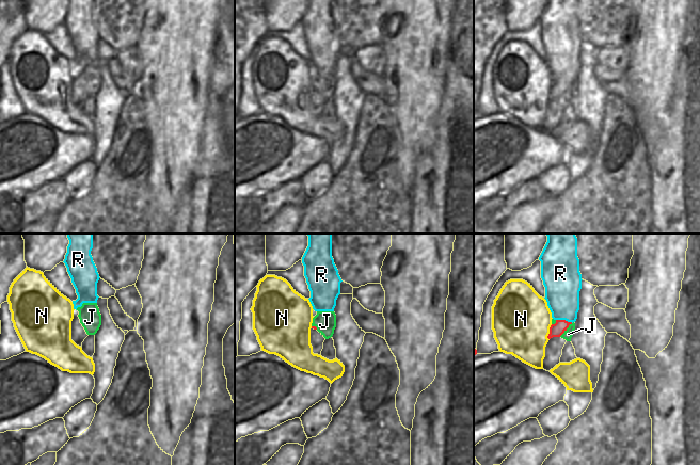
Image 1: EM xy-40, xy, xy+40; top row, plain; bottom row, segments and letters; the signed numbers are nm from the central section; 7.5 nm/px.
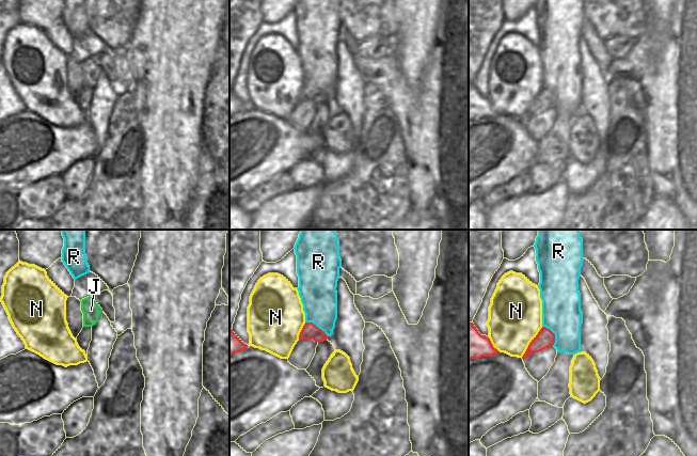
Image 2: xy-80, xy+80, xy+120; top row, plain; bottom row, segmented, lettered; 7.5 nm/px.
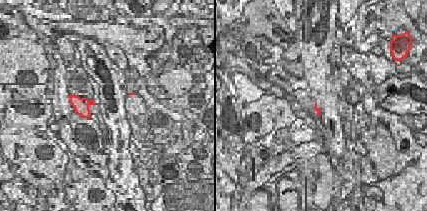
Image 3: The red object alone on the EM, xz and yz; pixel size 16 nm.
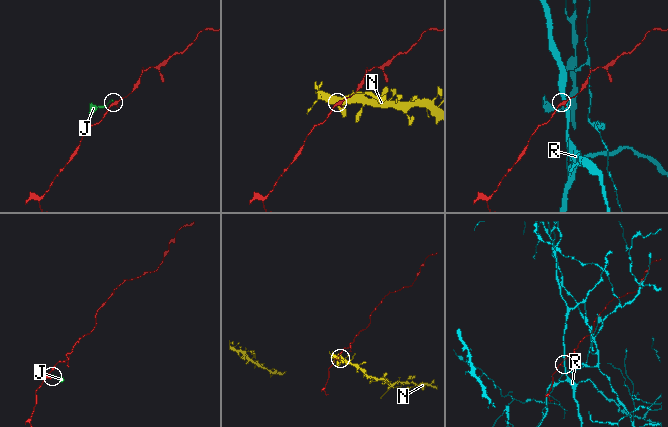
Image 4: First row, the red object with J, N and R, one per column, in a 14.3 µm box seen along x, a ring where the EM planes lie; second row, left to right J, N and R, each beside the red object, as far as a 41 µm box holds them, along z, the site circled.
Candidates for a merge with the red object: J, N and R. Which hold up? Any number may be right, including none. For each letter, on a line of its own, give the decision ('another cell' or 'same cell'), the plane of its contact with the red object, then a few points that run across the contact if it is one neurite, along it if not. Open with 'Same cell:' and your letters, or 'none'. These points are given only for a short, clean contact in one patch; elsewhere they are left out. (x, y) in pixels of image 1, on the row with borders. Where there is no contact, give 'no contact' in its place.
Same cell: J
J: same cell | xy+40 | xy+40 (557, 330), (566, 330), (568, 334)
N: another cell | xy+40
R: another cell | xy+40 | xy+40 (556, 319), (565, 319), (572, 322)

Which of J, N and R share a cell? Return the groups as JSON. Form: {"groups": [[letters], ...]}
{"groups": [["J"], ["N"], ["R"]]}

